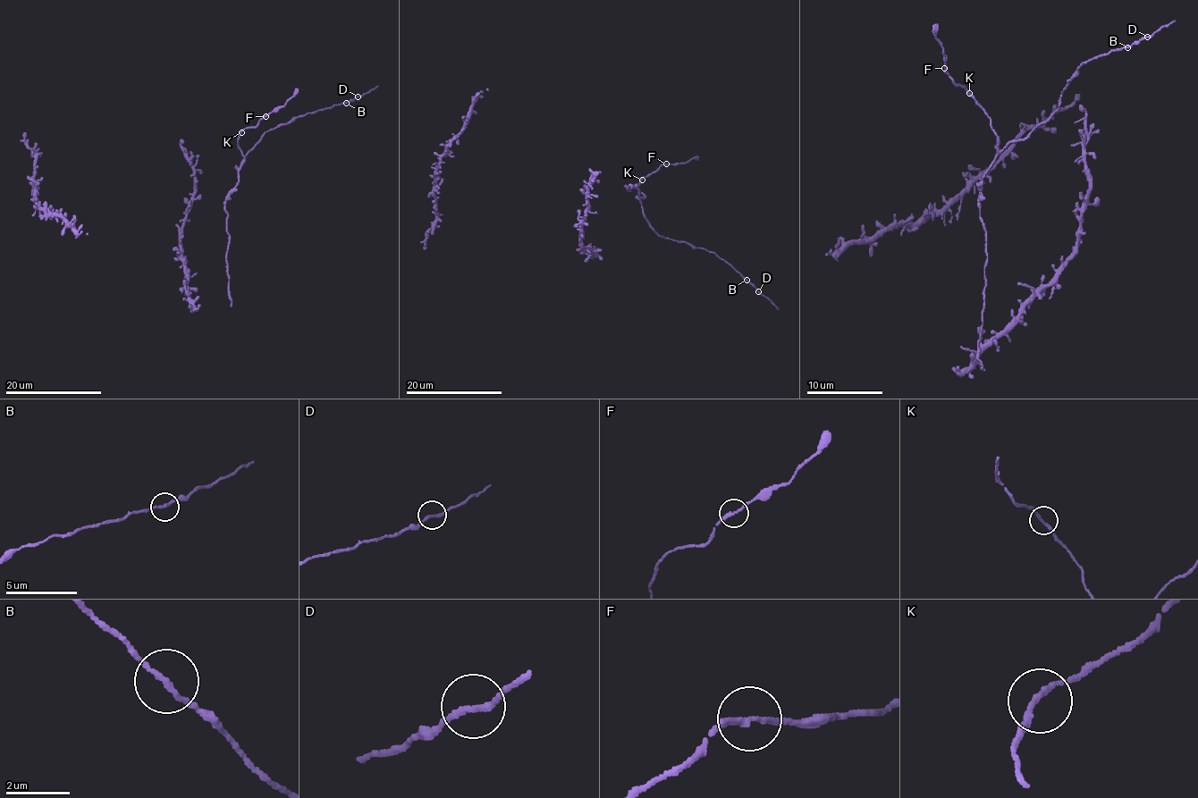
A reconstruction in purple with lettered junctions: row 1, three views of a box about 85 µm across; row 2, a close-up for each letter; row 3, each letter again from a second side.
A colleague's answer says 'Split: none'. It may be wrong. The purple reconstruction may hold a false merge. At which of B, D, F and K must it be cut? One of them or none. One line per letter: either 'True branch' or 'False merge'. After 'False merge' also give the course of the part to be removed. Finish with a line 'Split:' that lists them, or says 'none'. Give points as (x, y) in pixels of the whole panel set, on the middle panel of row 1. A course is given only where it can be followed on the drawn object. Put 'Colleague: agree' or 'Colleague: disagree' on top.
Colleague: agree
B: True branch
D: True branch
F: True branch
K: True branch
Split: none

